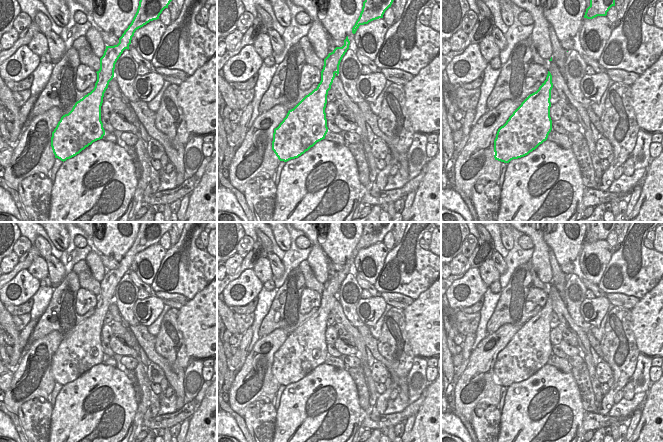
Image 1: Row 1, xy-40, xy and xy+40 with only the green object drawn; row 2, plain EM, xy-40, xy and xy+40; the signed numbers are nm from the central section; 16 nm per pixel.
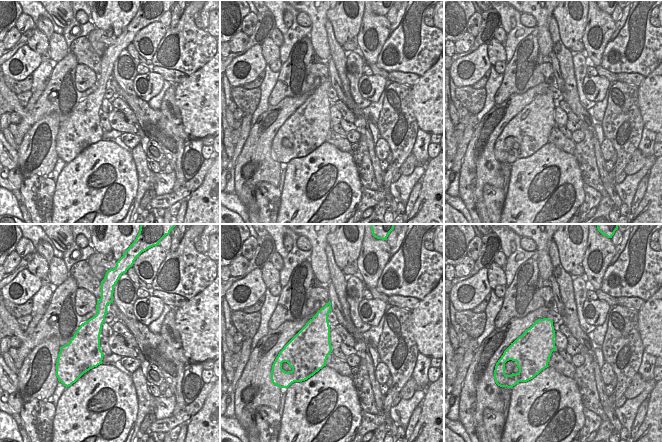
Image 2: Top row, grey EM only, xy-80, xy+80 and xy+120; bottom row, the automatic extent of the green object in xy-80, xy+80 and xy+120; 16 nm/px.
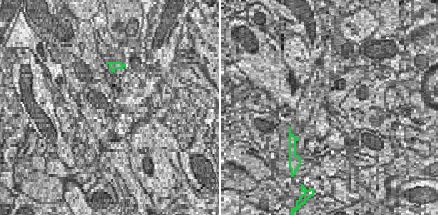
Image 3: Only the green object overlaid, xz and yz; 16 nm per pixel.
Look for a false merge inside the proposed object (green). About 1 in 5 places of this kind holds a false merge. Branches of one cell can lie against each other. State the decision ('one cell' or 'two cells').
one cell

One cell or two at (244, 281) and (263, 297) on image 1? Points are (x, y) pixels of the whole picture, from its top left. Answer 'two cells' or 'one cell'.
two cells

